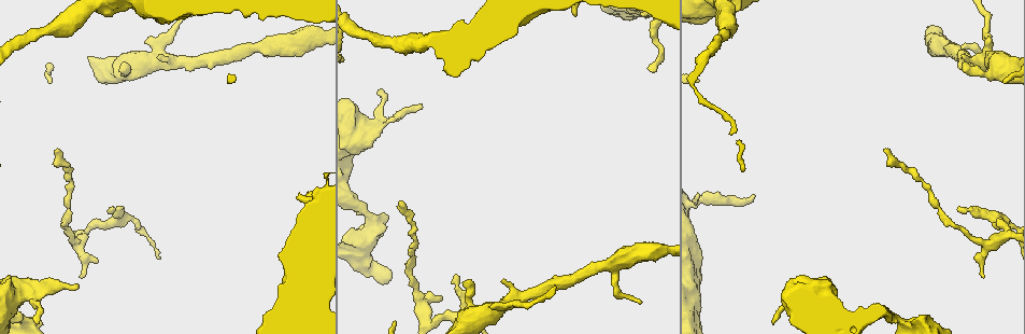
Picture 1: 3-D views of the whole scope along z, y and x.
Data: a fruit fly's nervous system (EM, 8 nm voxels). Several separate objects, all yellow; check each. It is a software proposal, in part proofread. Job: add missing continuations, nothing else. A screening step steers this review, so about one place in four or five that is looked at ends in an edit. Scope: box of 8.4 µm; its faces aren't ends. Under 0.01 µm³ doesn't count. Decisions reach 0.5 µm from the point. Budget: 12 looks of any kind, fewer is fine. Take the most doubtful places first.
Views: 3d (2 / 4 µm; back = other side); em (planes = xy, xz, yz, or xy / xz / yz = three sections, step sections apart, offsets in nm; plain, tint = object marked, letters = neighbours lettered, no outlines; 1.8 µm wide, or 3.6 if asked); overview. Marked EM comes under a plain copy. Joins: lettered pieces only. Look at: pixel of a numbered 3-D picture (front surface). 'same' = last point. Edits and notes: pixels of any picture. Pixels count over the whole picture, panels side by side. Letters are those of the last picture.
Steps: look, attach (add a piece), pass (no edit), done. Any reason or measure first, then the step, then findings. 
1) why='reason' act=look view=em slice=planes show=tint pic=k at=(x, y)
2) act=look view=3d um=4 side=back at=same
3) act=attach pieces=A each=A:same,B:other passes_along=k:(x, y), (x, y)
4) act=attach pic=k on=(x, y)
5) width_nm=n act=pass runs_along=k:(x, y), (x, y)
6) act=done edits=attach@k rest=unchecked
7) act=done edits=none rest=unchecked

why='an open end' act=look view=em um=3.6 slice=planes show=letters pic=1 at=(57, 151)

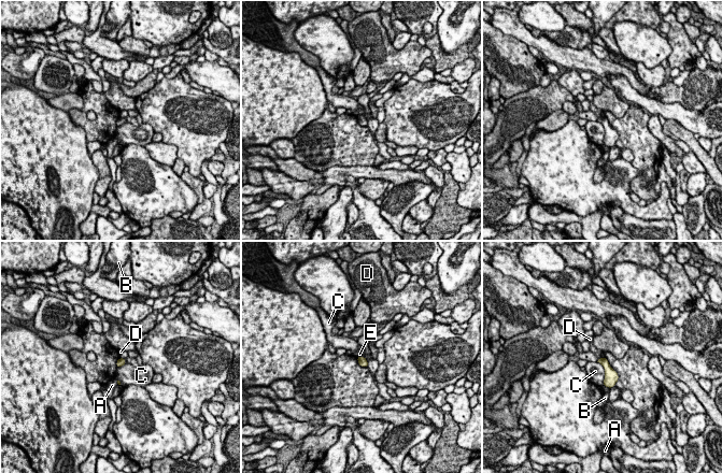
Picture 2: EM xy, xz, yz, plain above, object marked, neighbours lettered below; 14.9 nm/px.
act=pass each=A:other,B:other,C:other,D:other,E:other border=2:(597, 361), (604, 369), (604, 385) found='no lettered piece goes on from it'

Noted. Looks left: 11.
act=look view=3d um=2 pic=1 at=(110, 207)

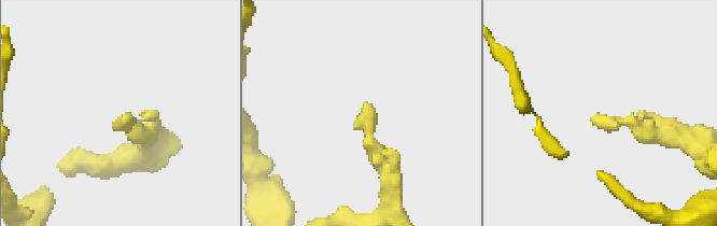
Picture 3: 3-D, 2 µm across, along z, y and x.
act=look view=em slice=xz step=16 show=letters pic=3 at=(366, 104)

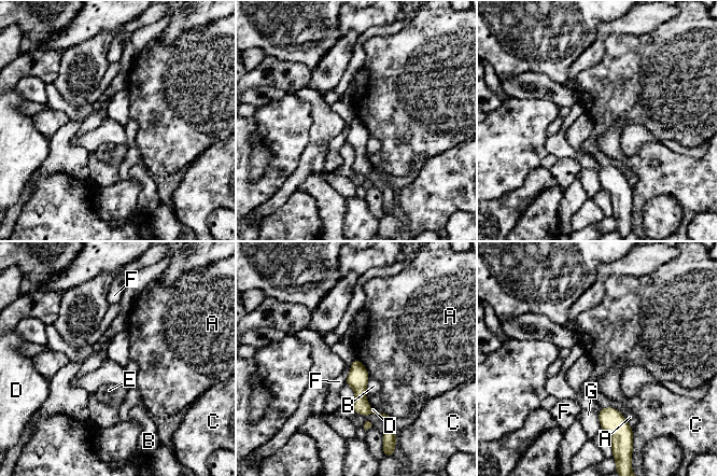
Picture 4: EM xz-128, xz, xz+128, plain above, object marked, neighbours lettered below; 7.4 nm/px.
width_nm=160 longest_contact=A:190nm act=pass each=A:other,B:other,C:other,D:other,E:other,F:other,G:other found='no lettered piece goes on from it'

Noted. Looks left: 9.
why='branch stops here' act=look view=em slice=planes show=letters pic=1 at=(983, 278)

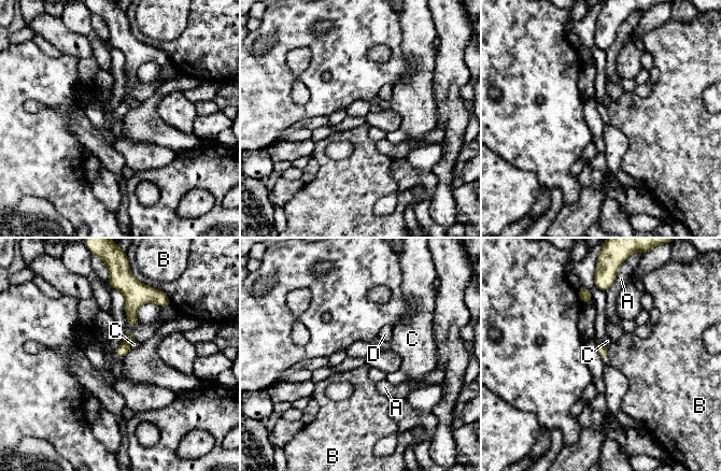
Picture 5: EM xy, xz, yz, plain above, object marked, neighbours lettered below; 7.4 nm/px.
act=pass each=A:other,B:other,C:other,D:other border=5:(608, 348), (606, 353) found='no lettered piece goes on from it'

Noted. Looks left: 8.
why='calibre changes' act=look view=em slice=planes show=tint pic=1 at=(658, 21)

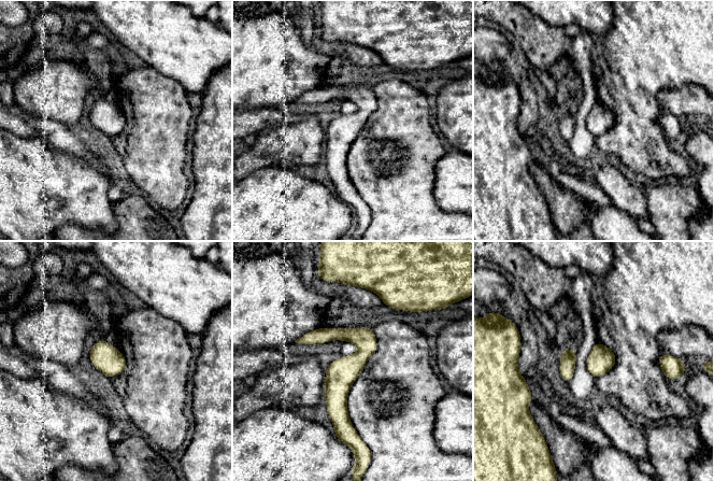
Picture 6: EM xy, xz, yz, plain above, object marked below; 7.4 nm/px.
act=look view=em slice=planes show=letters at=same

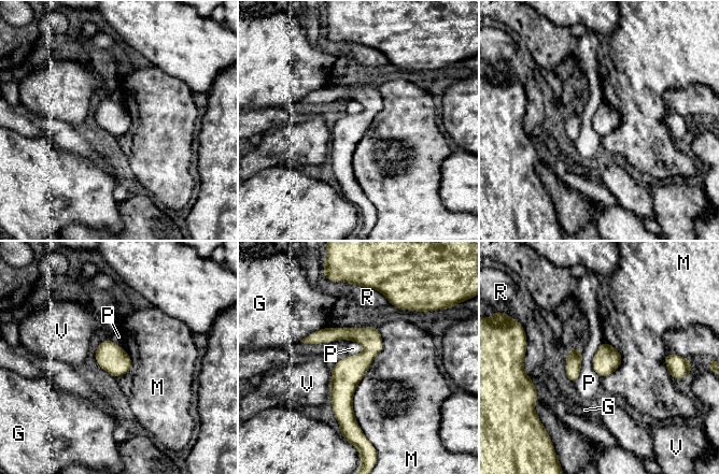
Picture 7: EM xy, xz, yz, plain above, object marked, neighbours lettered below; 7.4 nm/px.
act=pass each=G:other,M:other,P:other,R:other,V:other found='none of them fits'

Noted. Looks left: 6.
why='tapers out' act=look view=em slice=planes show=letters pic=1 at=(422, 104)

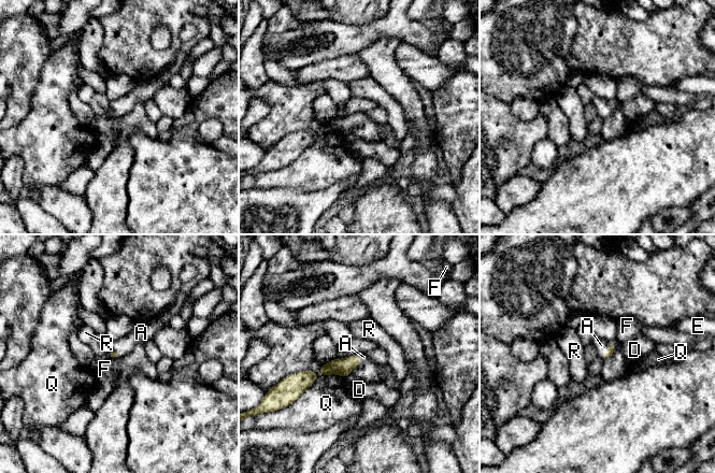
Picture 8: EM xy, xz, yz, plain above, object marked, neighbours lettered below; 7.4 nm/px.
act=attach pieces=A each=A:same,D:other,E:other,F:other,Q:other,R:other passes_along=8:(611, 345), (605, 350), (601, 345) found='the neuron continues'

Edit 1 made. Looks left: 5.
act=done edits=attach@8 rest=unchecked

